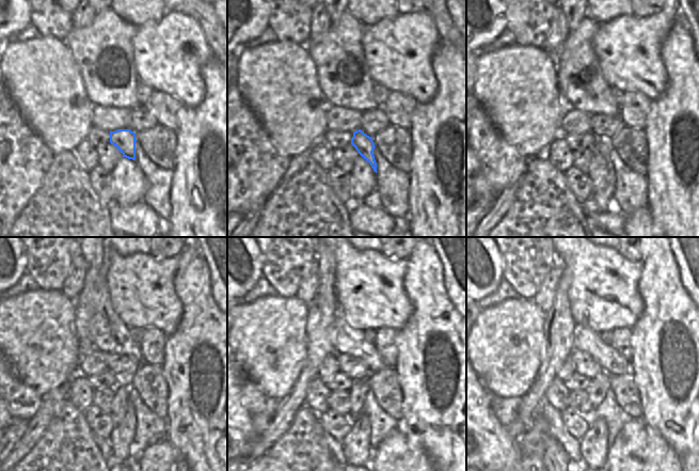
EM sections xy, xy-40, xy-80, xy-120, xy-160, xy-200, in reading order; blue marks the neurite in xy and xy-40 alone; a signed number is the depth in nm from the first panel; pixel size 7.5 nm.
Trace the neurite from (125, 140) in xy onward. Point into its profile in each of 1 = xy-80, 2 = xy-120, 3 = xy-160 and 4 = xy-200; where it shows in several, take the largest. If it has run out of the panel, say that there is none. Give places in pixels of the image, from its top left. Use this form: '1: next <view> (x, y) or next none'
1: next xy-80 (600, 200)
2: next xy-120 (122, 435)
3: next xy-160 (356, 445)
4: next xy-200 (593, 445)

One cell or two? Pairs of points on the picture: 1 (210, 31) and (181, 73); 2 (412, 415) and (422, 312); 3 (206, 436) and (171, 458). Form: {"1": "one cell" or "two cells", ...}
{"1": "two cells", "2": "one cell", "3": "two cells"}

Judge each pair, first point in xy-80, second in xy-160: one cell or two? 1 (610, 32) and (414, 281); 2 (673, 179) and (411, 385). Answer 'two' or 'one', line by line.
1: two
2: one

